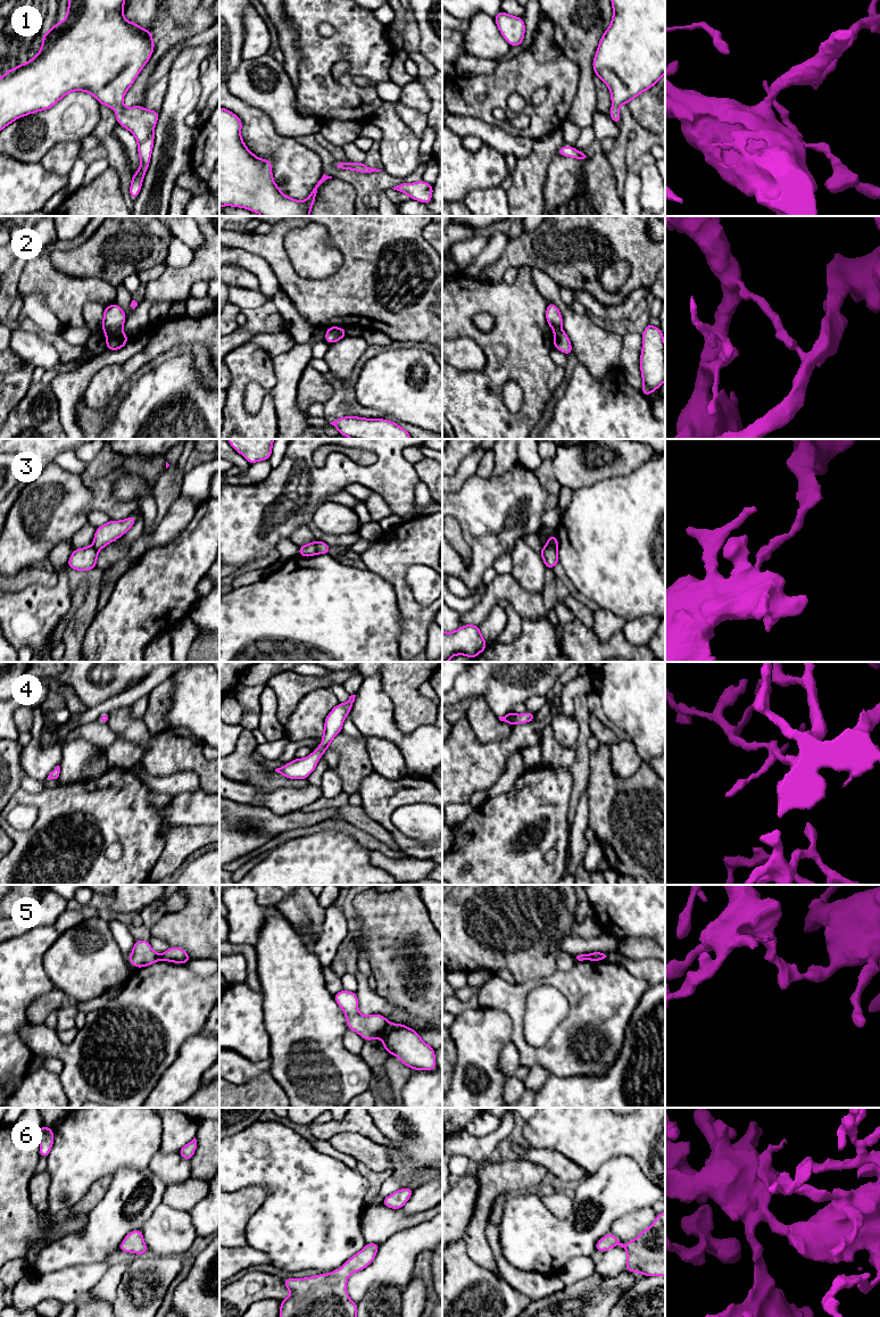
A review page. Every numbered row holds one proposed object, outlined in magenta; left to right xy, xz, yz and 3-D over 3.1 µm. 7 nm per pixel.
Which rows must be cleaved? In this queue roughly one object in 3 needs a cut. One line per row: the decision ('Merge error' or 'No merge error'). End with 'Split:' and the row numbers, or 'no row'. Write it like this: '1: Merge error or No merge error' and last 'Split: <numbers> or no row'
1: No merge error
2: Merge error
3: Merge error
4: No merge error
5: Merge error
6: No merge error
Split: 2, 3, 5

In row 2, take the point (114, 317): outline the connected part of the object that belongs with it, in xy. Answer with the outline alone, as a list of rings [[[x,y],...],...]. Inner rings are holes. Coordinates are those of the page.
[[[113,304],[103,309],[105,312],[101,330],[105,332],[105,334],[107,336],[122,331],[126,321],[126,315],[123,308],[116,304]]]

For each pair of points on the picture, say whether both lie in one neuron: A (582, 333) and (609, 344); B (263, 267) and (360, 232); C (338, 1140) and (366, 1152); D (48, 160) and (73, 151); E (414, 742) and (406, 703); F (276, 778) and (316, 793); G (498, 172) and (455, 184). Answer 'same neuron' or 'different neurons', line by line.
A: same neuron
B: different neurons
C: same neuron
D: same neuron
E: different neurons
F: different neurons
G: same neuron

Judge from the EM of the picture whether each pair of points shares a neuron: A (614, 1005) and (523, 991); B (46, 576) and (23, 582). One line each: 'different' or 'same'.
A: same
B: same

